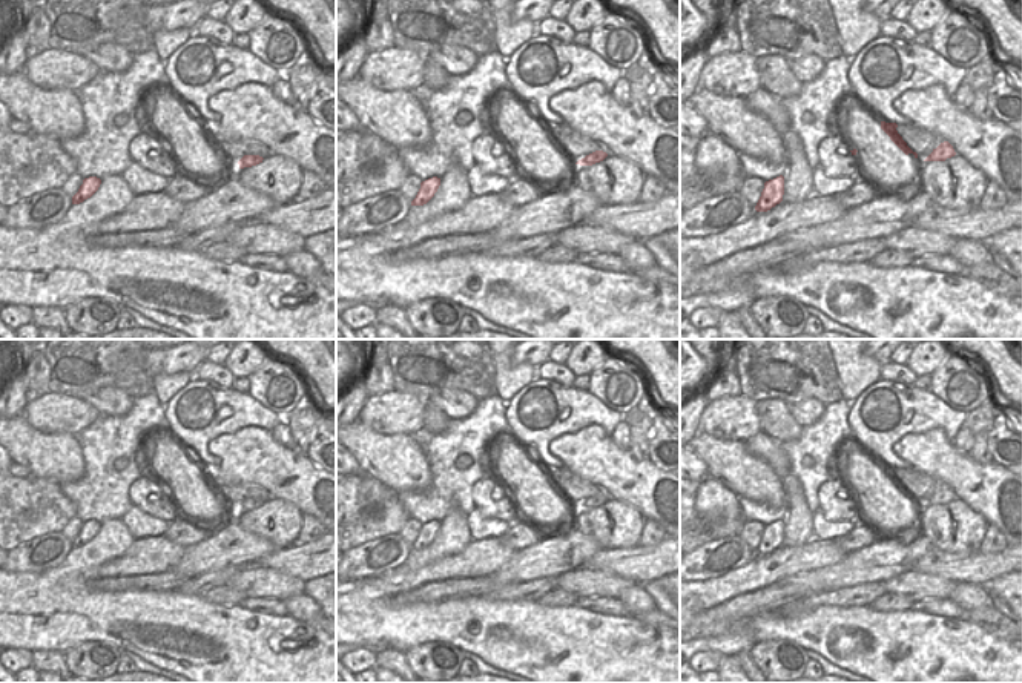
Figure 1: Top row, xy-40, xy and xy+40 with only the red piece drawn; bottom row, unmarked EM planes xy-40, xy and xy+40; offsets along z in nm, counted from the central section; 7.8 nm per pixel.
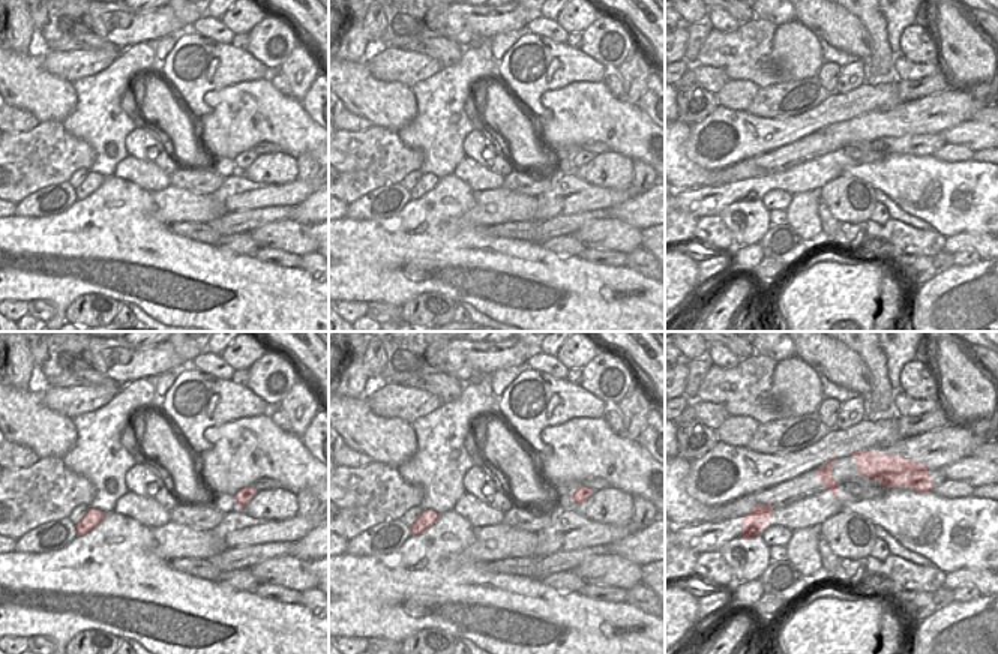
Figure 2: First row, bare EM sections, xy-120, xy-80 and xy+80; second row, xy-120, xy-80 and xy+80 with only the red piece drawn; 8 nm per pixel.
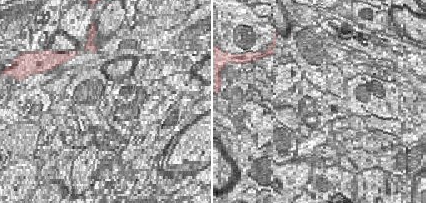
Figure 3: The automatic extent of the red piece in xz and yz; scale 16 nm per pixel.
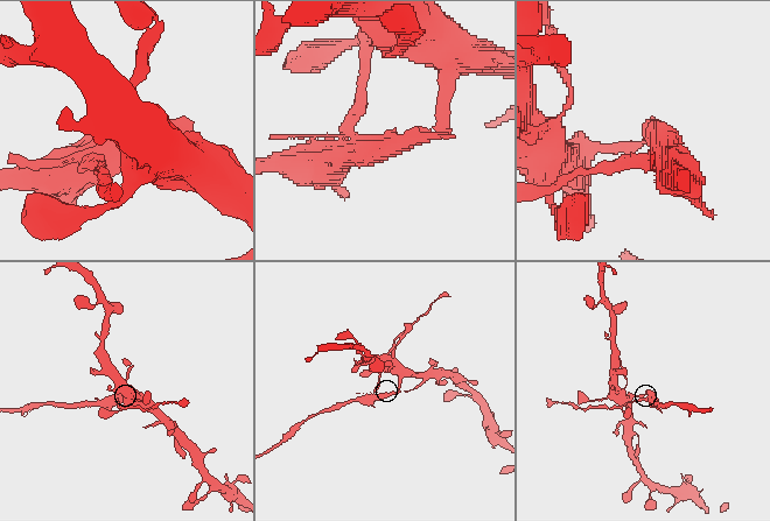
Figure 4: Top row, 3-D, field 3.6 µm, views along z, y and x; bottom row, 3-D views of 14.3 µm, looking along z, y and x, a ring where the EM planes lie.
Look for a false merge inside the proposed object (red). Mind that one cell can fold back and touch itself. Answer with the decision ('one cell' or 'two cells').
two cells

